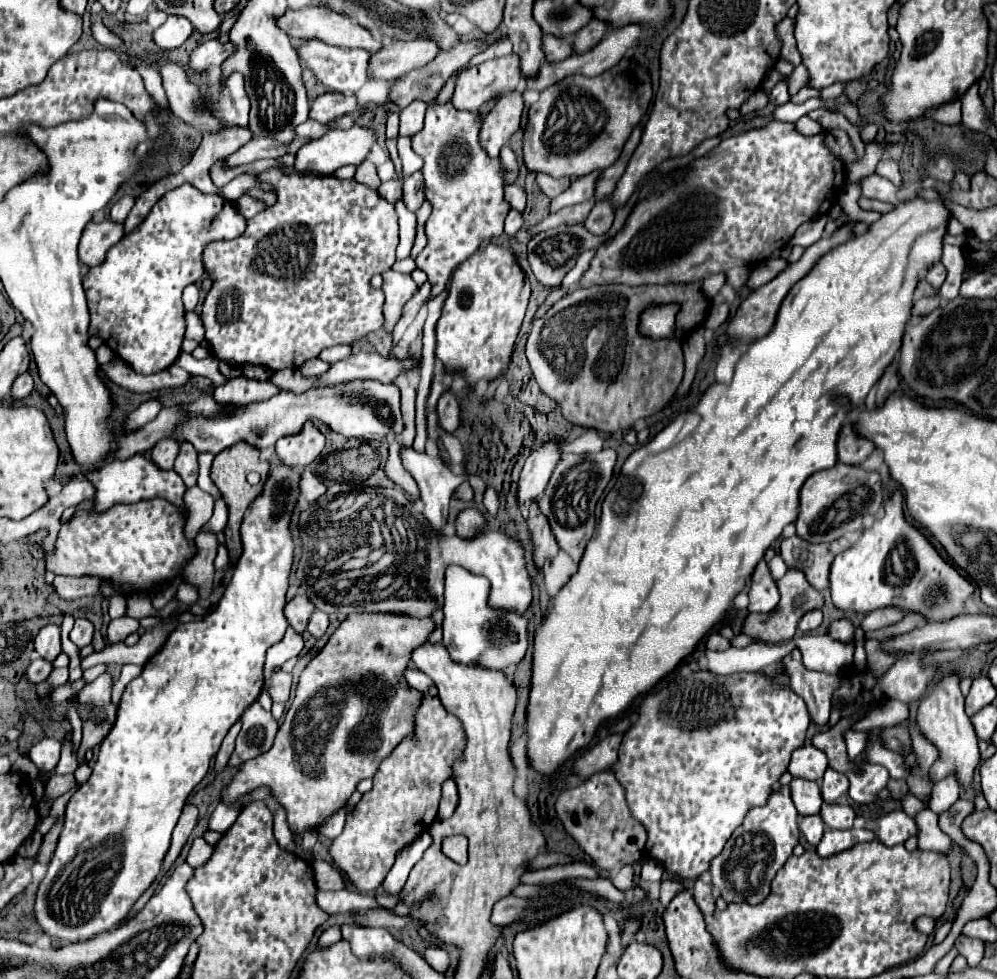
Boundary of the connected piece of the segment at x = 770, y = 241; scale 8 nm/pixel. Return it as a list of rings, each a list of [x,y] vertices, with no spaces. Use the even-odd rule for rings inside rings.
[[[769,121],[767,125],[763,127],[757,127],[757,129],[751,129],[751,131],[745,131],[745,133],[739,133],[739,135],[733,135],[733,137],[727,137],[723,139],[709,155],[707,155],[707,163],[705,163],[705,157],[701,159],[695,159],[691,165],[689,165],[689,177],[685,175],[683,181],[675,183],[669,191],[661,193],[661,195],[651,195],[643,201],[639,201],[623,231],[619,231],[613,239],[607,241],[607,245],[601,245],[591,261],[591,267],[589,271],[583,275],[581,279],[581,287],[589,287],[591,283],[629,283],[629,285],[649,285],[649,283],[667,283],[667,281],[675,281],[675,283],[691,283],[691,281],[697,281],[705,275],[705,271],[711,271],[711,273],[719,273],[723,271],[727,275],[727,283],[733,287],[733,289],[739,289],[747,277],[749,277],[749,267],[771,257],[775,251],[783,249],[791,237],[795,235],[797,227],[805,221],[811,221],[811,219],[817,219],[817,217],[823,217],[839,199],[839,195],[843,193],[845,189],[845,167],[843,167],[843,161],[825,145],[825,135],[823,133],[817,133],[813,137],[807,137],[807,135],[801,135],[795,127],[795,123],[783,123],[783,121]]]

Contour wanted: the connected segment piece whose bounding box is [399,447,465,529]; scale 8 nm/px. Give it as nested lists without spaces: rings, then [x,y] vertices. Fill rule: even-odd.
[[[401,447],[403,467],[417,481],[421,491],[421,501],[425,505],[423,513],[429,523],[443,529],[449,511],[451,493],[465,481],[465,475],[455,475],[441,457],[431,457],[427,453],[417,453],[413,447]]]

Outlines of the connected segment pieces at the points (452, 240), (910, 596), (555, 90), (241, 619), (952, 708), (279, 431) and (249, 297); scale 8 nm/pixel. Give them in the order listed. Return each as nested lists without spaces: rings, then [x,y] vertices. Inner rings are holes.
[[[429,103],[427,115],[425,115],[425,127],[411,139],[415,153],[419,153],[425,161],[421,173],[425,177],[425,197],[431,201],[431,217],[425,223],[425,233],[427,233],[427,247],[417,255],[417,267],[423,269],[431,281],[431,297],[439,295],[449,279],[453,269],[469,259],[477,247],[481,247],[487,241],[493,241],[503,235],[503,221],[509,211],[507,201],[503,199],[503,169],[499,159],[489,159],[485,157],[485,151],[481,149],[477,135],[481,127],[481,117],[477,113],[469,111],[457,111],[451,103],[445,105],[435,105]]]
[[[895,491],[885,503],[885,511],[865,529],[859,541],[839,553],[829,569],[831,601],[841,611],[871,613],[875,609],[897,605],[901,609],[921,613],[931,621],[945,621],[963,613],[965,601],[973,595],[975,585],[961,577],[933,545],[909,525],[903,517],[903,497]]]
[[[623,59],[599,77],[565,77],[561,83],[541,91],[539,101],[529,107],[523,135],[525,167],[533,173],[553,175],[555,179],[577,179],[611,167],[621,155],[631,131],[647,113],[649,101],[649,73],[629,59]]]
[[[287,465],[271,469],[263,493],[251,503],[241,523],[243,553],[233,567],[233,577],[215,611],[203,621],[181,623],[145,663],[143,673],[125,687],[117,719],[109,735],[101,741],[91,777],[67,803],[65,825],[55,855],[37,891],[35,919],[45,935],[61,943],[79,943],[113,929],[129,915],[135,901],[161,873],[171,831],[177,825],[187,795],[205,777],[211,757],[219,751],[231,725],[259,697],[263,689],[265,653],[281,641],[287,629],[283,607],[293,563],[289,519],[295,503],[301,499],[297,479],[299,469]]]
[[[955,673],[943,675],[943,681],[937,683],[933,693],[929,693],[925,699],[921,699],[919,711],[917,711],[917,725],[919,725],[919,731],[923,733],[923,737],[929,743],[933,743],[939,751],[939,757],[933,763],[931,773],[929,773],[931,781],[937,783],[937,781],[945,779],[947,775],[953,775],[963,789],[971,789],[975,769],[981,761],[981,755],[979,755],[979,747],[977,747],[979,739],[975,735],[975,727],[973,727],[969,715],[963,709],[963,701],[965,699],[959,691],[957,675]]]
[[[353,381],[337,387],[325,387],[325,389],[309,389],[301,395],[295,395],[291,391],[281,391],[279,395],[271,397],[269,401],[259,401],[253,405],[247,405],[243,409],[237,409],[231,417],[219,417],[219,419],[203,419],[193,417],[185,419],[181,427],[177,429],[177,439],[187,439],[195,445],[199,453],[209,451],[217,455],[221,449],[233,445],[239,439],[245,439],[253,443],[259,449],[273,447],[277,439],[295,435],[301,431],[305,421],[319,419],[327,423],[333,431],[345,435],[345,437],[365,437],[365,435],[389,435],[389,433],[401,433],[405,429],[401,405],[399,405],[399,389],[391,383],[377,383],[377,381]],[[353,393],[359,399],[353,399]],[[381,407],[389,407],[389,419],[385,421],[377,411]]]
[[[271,167],[271,169],[263,171],[261,175],[257,175],[257,179],[261,183],[269,183],[275,189],[275,195],[277,195],[275,205],[265,207],[261,213],[247,219],[247,229],[241,237],[231,239],[231,241],[213,241],[203,251],[203,265],[205,265],[207,275],[213,281],[213,287],[203,301],[201,319],[205,325],[205,341],[211,345],[213,355],[219,361],[237,363],[237,365],[253,363],[253,365],[263,365],[271,371],[297,369],[305,361],[319,357],[319,353],[327,347],[335,347],[341,343],[351,345],[351,343],[367,337],[369,333],[381,329],[381,325],[383,325],[383,301],[385,299],[383,299],[383,291],[373,289],[369,281],[375,273],[385,273],[395,263],[395,247],[399,243],[399,225],[397,225],[395,207],[391,203],[387,203],[377,193],[377,189],[371,189],[363,183],[357,183],[355,179],[337,179],[335,175],[323,175],[323,177],[297,175],[297,173],[285,173],[281,167]]]

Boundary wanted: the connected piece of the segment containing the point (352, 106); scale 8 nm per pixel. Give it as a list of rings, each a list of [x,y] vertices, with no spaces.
[[[323,93],[315,99],[309,111],[309,119],[315,119],[323,125],[357,111],[355,95],[341,95],[341,93]]]

